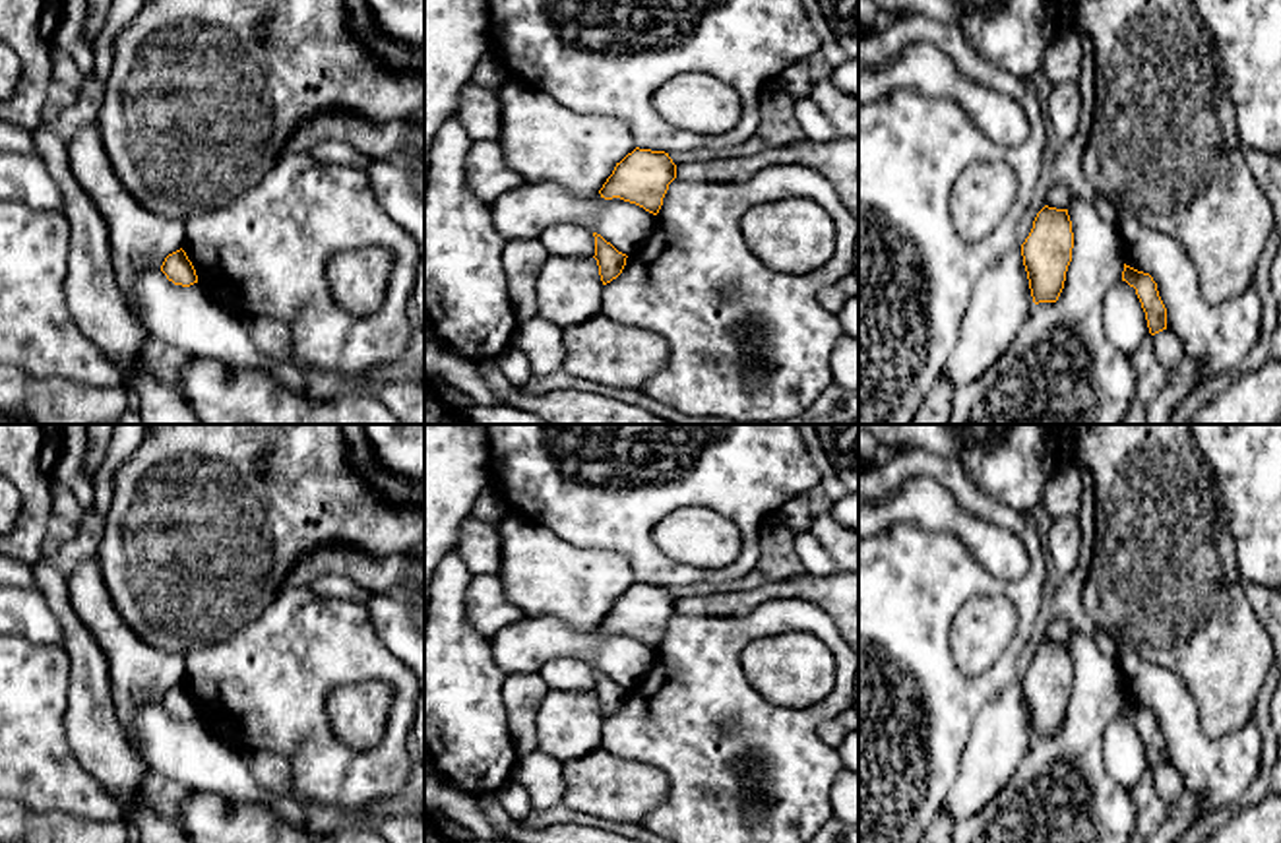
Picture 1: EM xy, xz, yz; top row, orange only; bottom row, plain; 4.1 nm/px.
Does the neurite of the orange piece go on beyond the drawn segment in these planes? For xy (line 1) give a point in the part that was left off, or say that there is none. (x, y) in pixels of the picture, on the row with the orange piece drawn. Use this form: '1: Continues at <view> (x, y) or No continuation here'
1: No continuation here

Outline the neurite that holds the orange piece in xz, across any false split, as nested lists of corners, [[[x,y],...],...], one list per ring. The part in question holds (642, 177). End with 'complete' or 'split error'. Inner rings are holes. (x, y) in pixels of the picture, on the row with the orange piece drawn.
[[[636,147],[616,163],[599,194],[605,200],[620,198],[657,215],[674,178],[676,165],[669,153]]] | complete

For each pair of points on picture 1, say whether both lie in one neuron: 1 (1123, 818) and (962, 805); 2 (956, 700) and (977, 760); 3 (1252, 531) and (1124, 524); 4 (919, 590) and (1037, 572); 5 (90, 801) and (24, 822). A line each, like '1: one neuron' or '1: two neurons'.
1: two neurons
2: two neurons
3: two neurons
4: one neuron
5: two neurons

